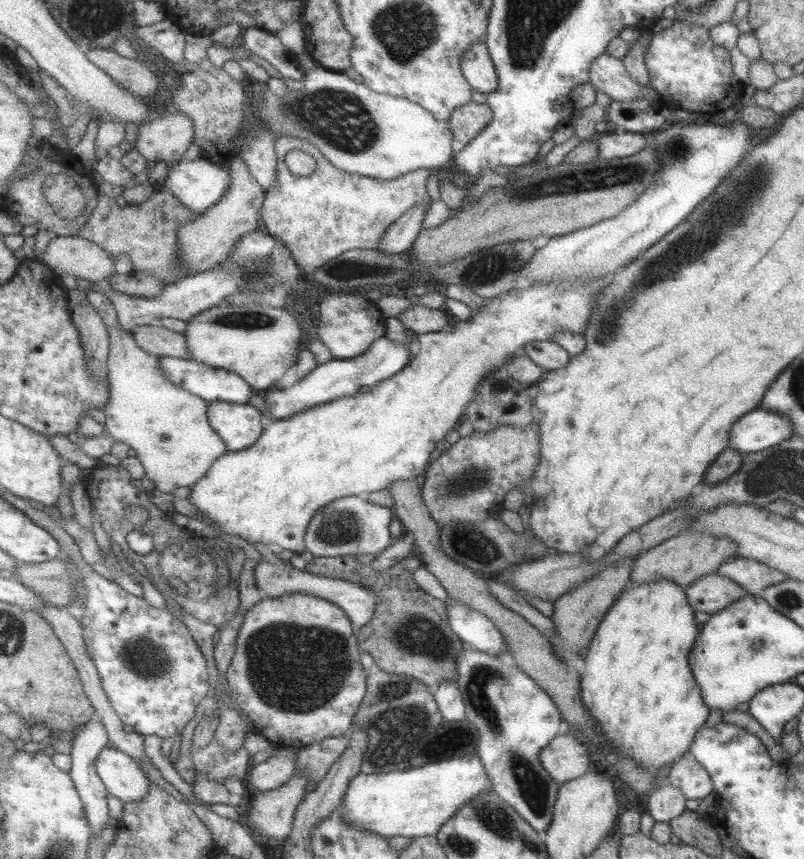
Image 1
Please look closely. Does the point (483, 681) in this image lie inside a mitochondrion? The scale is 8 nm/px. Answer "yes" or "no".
yes

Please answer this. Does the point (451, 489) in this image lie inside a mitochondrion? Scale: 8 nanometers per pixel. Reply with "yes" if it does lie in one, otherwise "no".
yes

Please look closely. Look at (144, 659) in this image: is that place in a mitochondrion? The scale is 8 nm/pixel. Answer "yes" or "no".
yes

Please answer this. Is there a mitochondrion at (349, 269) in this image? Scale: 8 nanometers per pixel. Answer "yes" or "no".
yes

